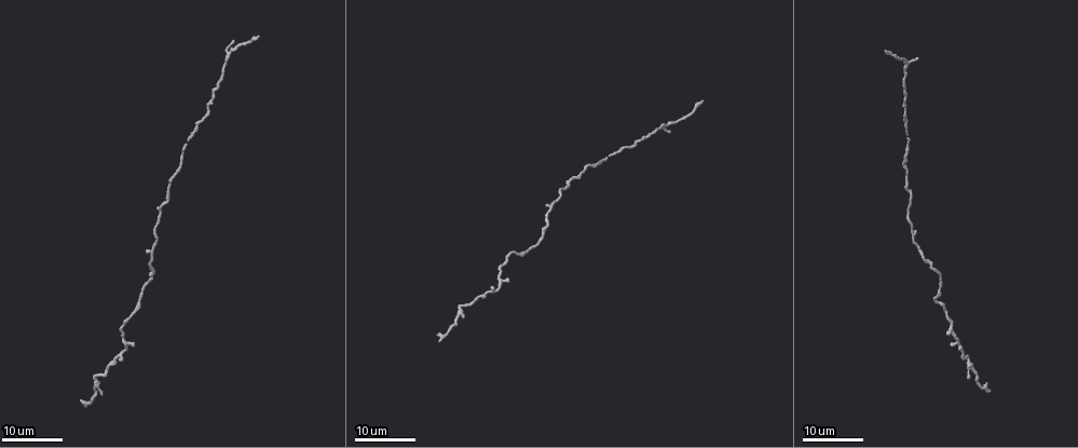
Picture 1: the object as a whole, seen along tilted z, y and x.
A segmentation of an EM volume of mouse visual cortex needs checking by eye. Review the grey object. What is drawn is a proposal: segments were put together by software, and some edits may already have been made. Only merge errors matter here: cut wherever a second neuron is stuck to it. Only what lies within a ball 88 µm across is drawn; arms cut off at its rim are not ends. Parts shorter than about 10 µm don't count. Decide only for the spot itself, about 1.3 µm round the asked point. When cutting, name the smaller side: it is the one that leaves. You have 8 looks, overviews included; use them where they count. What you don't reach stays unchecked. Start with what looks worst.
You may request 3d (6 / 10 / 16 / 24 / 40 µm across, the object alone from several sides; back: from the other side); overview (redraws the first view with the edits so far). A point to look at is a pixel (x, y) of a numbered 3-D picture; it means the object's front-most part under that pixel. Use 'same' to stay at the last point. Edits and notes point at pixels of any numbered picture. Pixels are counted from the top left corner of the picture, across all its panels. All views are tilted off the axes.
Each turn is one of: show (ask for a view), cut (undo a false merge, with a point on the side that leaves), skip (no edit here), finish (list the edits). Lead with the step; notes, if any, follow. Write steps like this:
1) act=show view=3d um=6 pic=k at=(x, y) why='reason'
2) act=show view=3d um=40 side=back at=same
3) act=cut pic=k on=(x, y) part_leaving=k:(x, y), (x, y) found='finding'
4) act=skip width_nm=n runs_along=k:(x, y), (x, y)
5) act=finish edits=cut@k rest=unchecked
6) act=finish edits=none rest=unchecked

act=show view=3d um=24 pic=1 at=(489, 293) why='calibre changes'

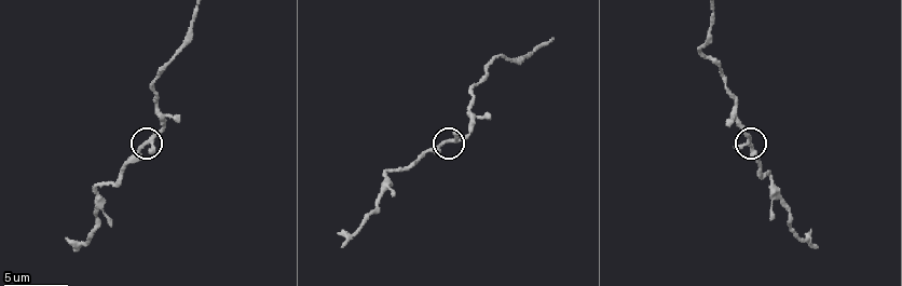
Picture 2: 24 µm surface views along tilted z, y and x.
act=show view=3d um=10 pic=2 at=(447, 141)

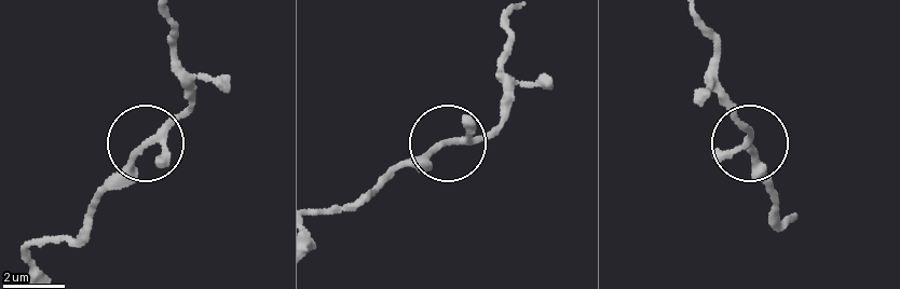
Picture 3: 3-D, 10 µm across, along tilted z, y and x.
act=skip found='one neuron here'

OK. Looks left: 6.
act=show view=3d um=10 pic=2 at=(96, 189) why='thick turns thin'

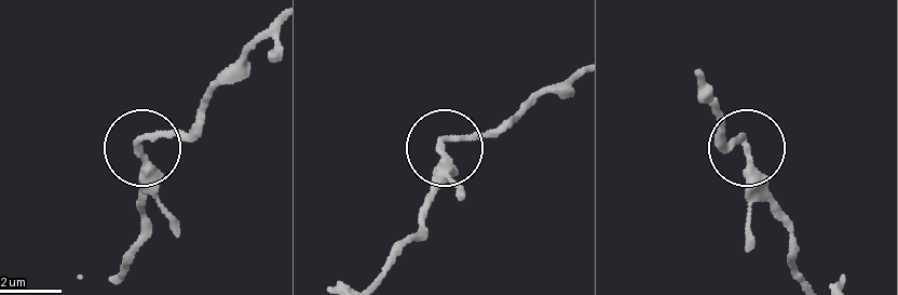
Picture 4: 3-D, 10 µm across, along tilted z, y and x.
act=skip width_nm=200 runs_along=4:(701, 84), (719, 136), (745, 141), (752, 183), (773, 216) found='one neuron here'

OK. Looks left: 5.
act=show view=3d um=16 pic=1 at=(157, 240)

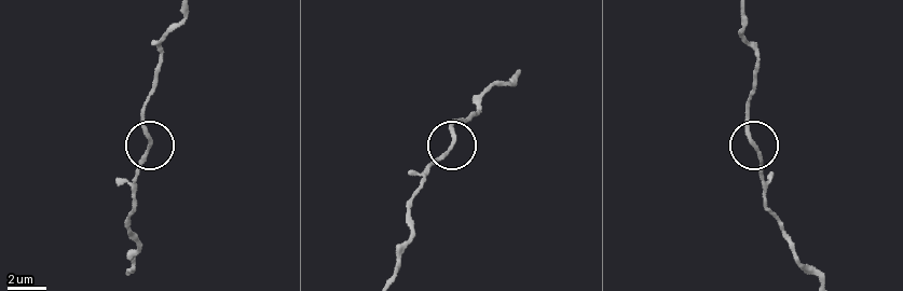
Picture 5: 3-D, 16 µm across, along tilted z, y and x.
act=show view=3d um=10 pic=5 at=(451, 143)

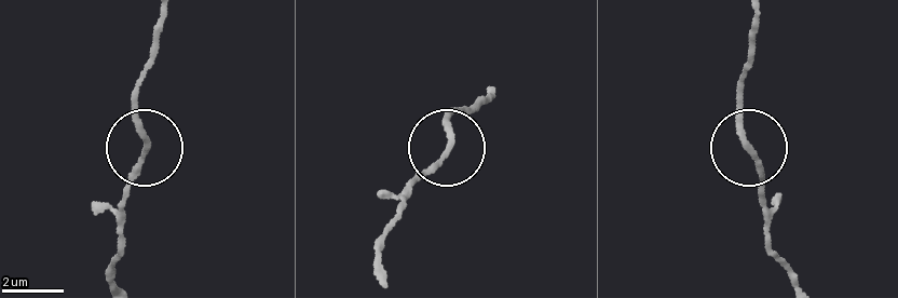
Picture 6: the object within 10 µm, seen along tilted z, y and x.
act=skip runs_along=6:(144, 139), (144, 146), (134, 85) found='one neuron here'

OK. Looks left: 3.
act=show view=3d um=16 pic=1 at=(905, 101) why='thin neck'

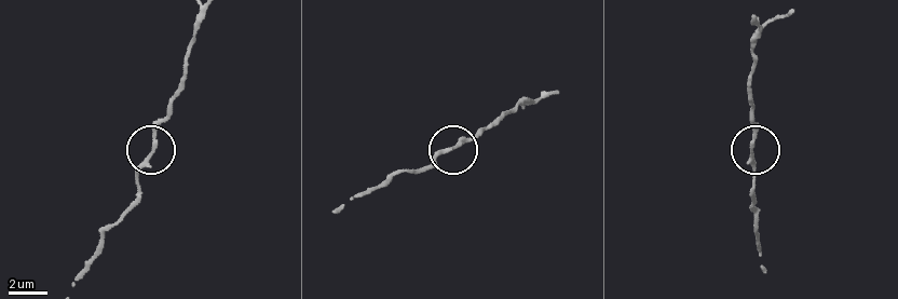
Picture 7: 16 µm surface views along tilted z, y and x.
act=show view=3d um=6 pic=7 at=(153, 151)

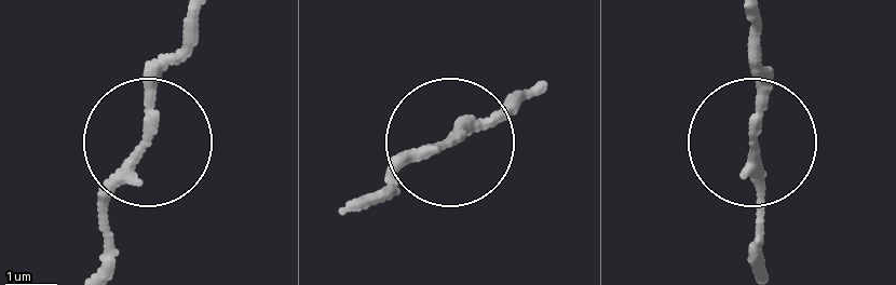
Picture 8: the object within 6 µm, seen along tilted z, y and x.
act=skip width_nm=190 runs_along=8:(98, 267), (103, 197), (149, 141), (155, 78), (180, 25) found='continuous, no second neuron'

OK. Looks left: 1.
act=finish edits=none rest=unchecked

